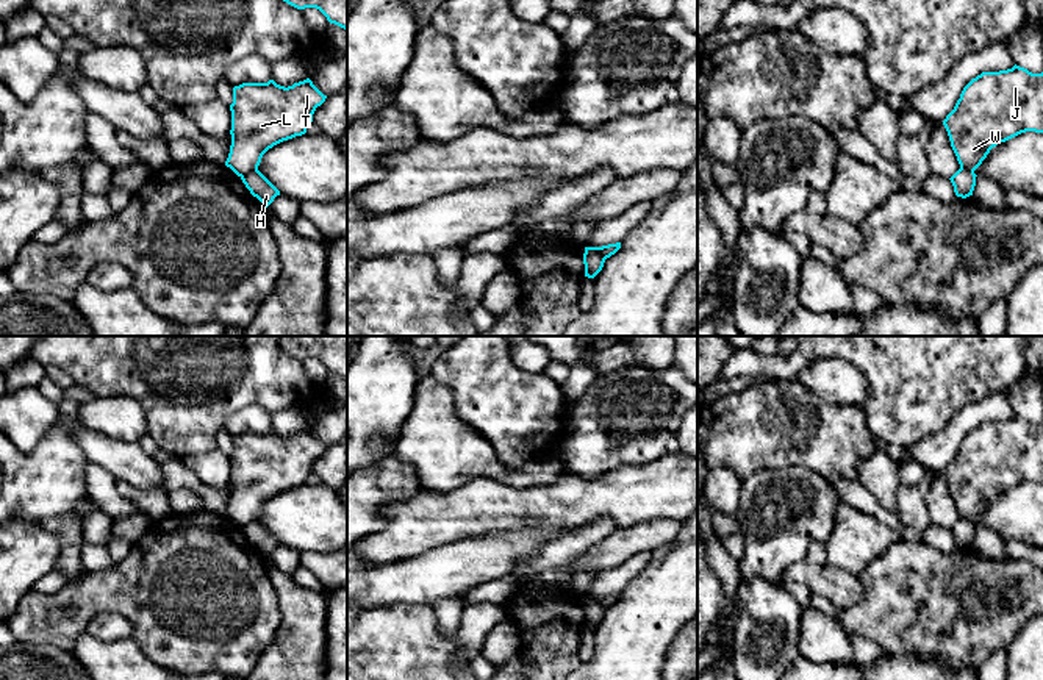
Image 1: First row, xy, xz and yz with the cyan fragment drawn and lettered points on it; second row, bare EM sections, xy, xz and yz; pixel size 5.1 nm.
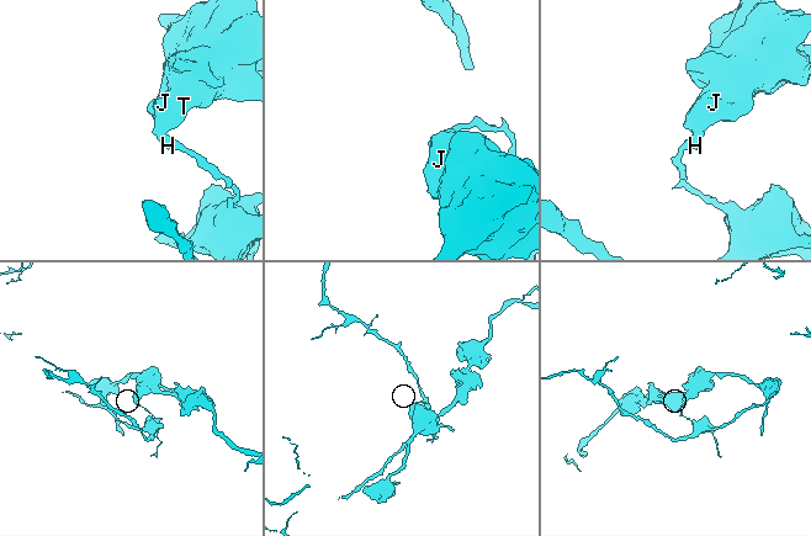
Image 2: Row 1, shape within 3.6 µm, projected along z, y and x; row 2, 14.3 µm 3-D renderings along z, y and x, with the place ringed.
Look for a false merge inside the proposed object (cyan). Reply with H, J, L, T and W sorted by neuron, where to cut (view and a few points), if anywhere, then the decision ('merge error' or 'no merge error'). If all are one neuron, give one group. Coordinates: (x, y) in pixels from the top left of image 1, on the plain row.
H / J L T W; cut in xy along (257, 518), (241, 529); merge error

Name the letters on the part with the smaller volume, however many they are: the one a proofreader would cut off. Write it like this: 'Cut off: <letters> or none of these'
Cut off: H

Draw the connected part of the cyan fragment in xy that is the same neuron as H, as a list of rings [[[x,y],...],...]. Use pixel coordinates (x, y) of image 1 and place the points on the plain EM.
[[[256,519],[241,528],[246,538],[253,547],[256,547],[263,557],[269,557],[280,541]]]

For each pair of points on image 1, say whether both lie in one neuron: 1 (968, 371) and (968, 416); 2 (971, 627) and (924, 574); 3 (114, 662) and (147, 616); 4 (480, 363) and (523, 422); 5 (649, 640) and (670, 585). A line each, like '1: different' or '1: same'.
1: different
2: same
3: different
4: same
5: same

